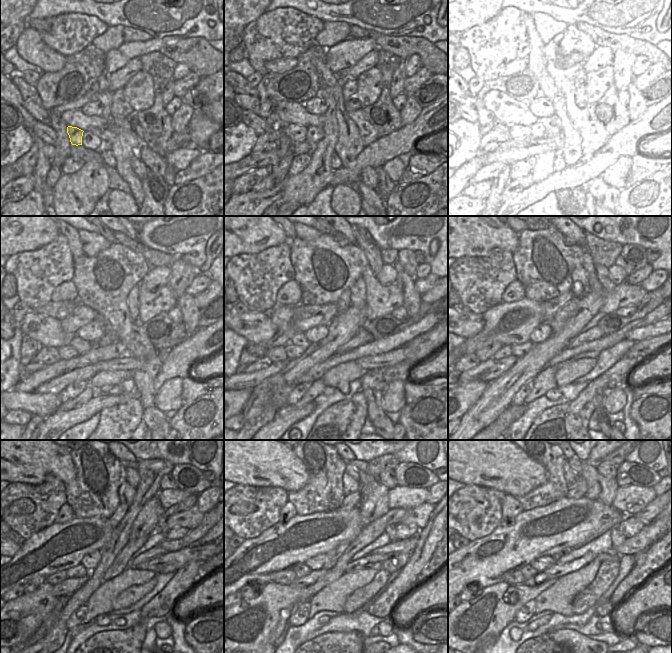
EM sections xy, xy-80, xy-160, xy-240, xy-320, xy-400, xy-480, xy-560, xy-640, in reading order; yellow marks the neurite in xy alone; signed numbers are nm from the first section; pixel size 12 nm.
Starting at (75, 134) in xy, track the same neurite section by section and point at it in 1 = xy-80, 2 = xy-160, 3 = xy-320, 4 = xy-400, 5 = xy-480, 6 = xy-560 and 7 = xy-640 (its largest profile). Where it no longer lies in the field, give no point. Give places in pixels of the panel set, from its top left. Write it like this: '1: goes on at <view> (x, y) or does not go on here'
1: goes on at xy-80 (297, 134)
2: goes on at xy-160 (516, 131)
3: goes on at xy-320 (292, 351)
4: goes on at xy-400 (518, 351)
5: goes on at xy-480 (79, 571)
6: goes on at xy-560 (301, 570)
7: goes on at xy-640 (527, 571)

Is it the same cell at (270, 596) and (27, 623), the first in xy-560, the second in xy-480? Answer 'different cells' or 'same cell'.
same cell

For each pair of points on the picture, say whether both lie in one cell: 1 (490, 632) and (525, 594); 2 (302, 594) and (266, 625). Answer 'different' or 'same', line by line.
1: same
2: same

